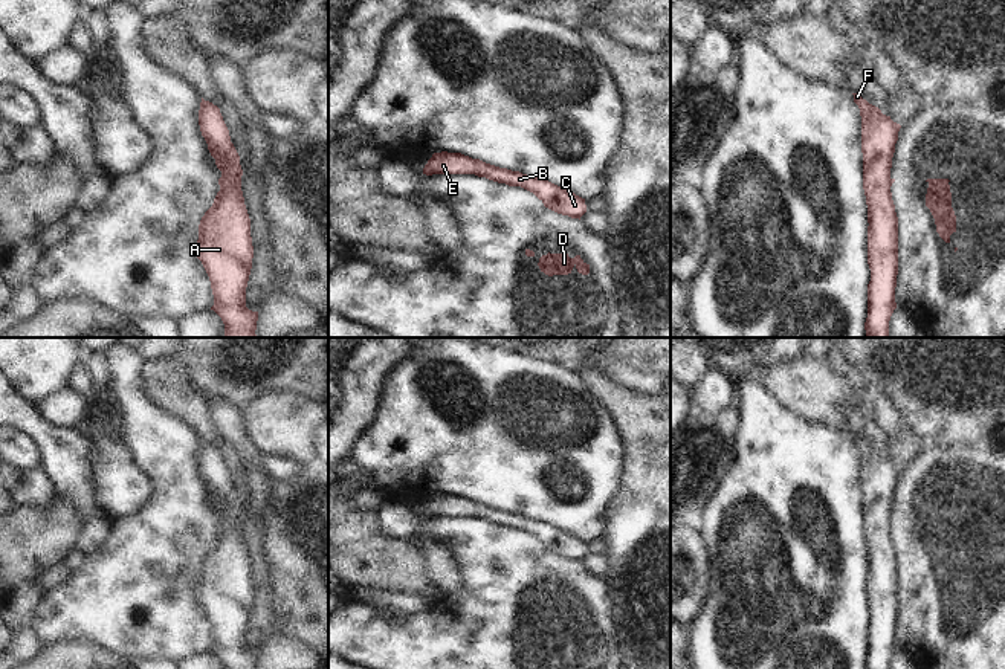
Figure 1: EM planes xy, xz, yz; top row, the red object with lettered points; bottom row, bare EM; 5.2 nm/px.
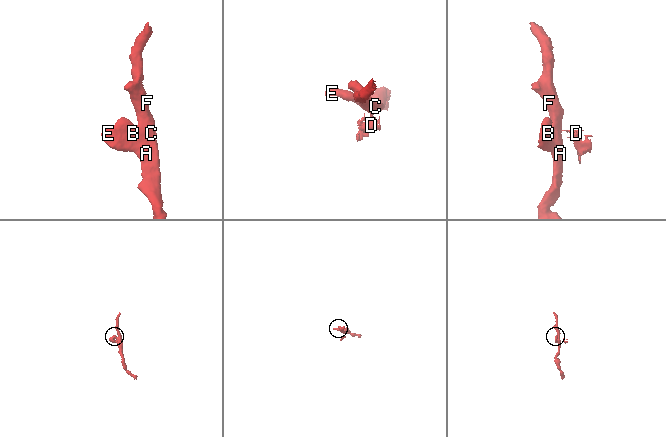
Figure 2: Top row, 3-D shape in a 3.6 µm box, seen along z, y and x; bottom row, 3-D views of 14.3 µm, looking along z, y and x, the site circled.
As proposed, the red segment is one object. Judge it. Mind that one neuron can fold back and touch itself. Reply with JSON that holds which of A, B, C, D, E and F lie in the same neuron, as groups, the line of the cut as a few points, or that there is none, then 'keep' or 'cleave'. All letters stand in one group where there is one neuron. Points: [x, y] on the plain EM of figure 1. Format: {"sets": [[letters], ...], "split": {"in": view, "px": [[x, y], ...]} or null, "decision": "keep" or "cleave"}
{"sets": [["A", "B", "C", "E", "F"], ["D"]], "split": {"in": "xy", "px": [[219, 521], [222, 529]]}, "decision": "cleave"}

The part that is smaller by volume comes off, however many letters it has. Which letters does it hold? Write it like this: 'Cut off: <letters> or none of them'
Cut off: D

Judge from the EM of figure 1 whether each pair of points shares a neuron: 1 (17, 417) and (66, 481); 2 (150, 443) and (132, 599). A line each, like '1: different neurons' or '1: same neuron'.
1: same neuron
2: same neuron

